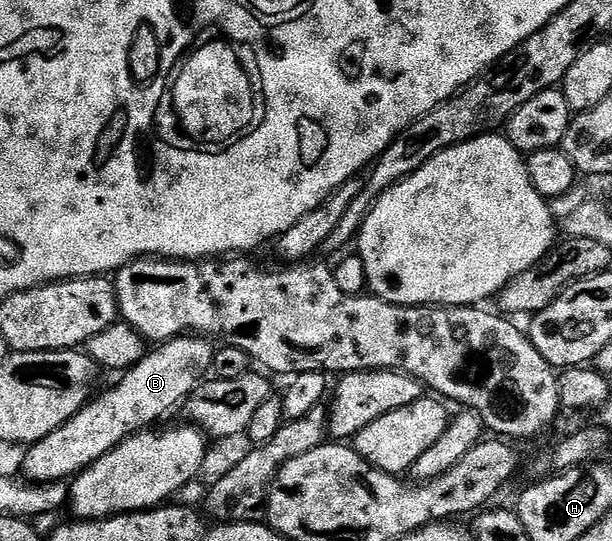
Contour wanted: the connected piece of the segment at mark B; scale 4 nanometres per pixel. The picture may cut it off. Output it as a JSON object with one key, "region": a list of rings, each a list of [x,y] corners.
{"region":[[[186,334],[158,343],[154,352],[146,351],[143,362],[124,373],[114,388],[98,400],[90,399],[59,430],[28,449],[21,468],[24,479],[37,486],[68,481],[124,440],[152,429],[156,425],[153,423],[163,419],[172,408],[180,409],[206,379],[205,371],[213,368],[215,348],[209,344],[212,343],[204,336]]]}

